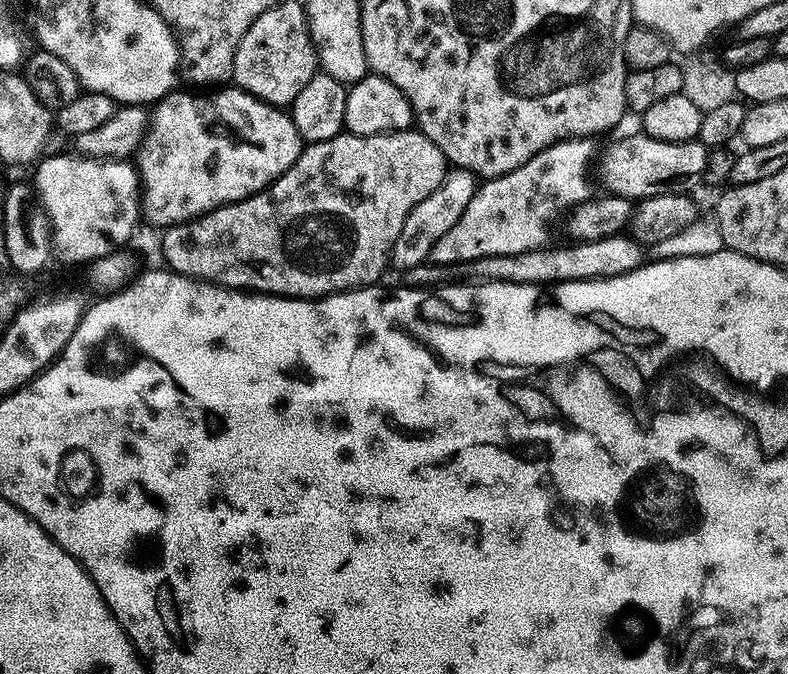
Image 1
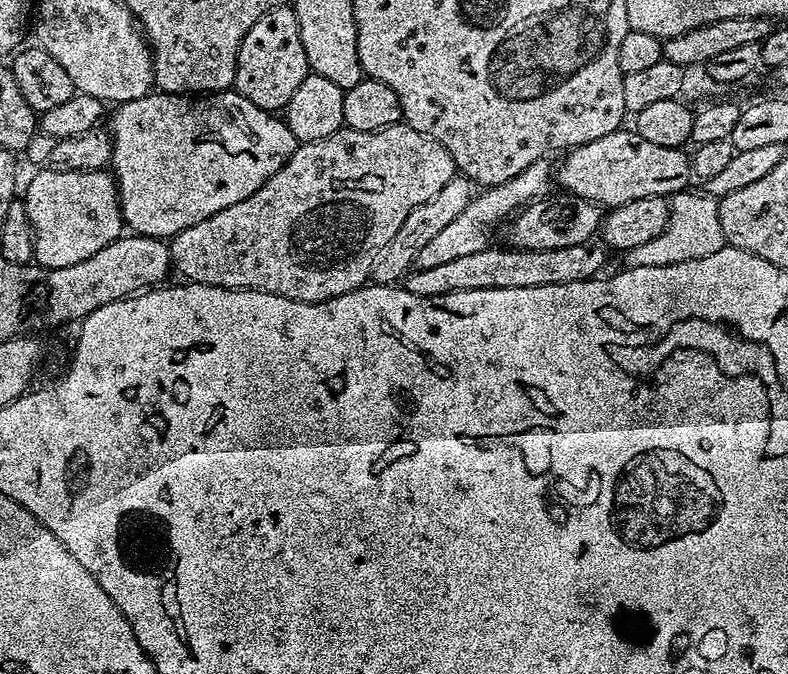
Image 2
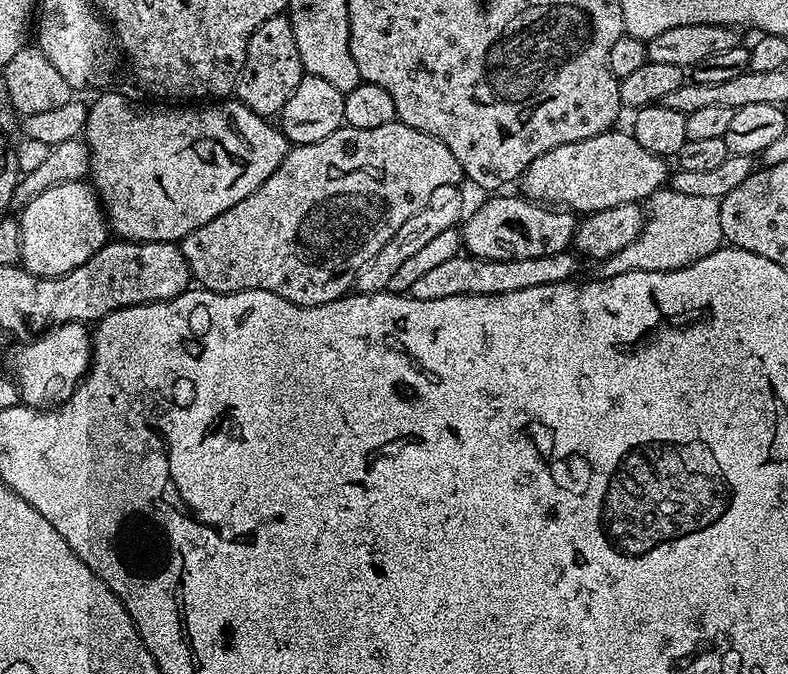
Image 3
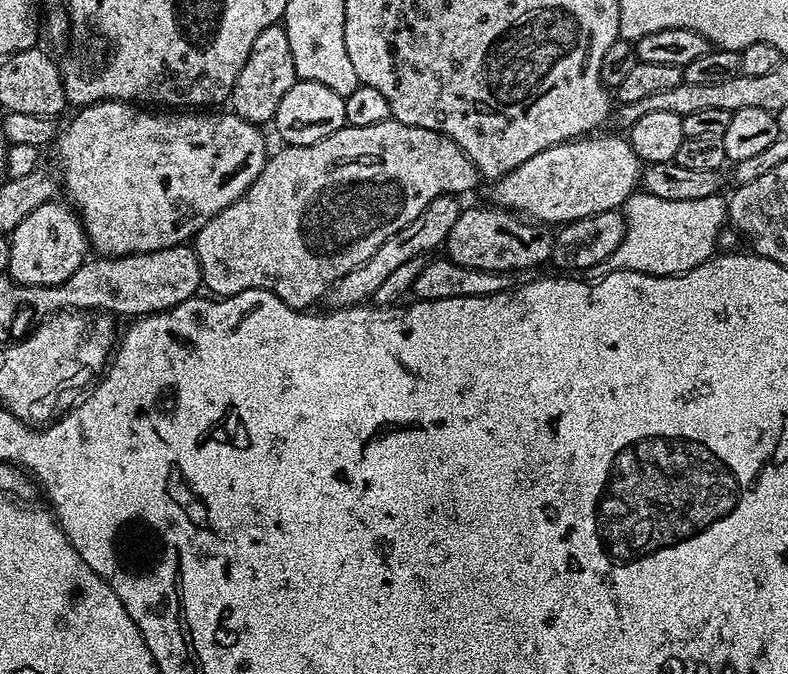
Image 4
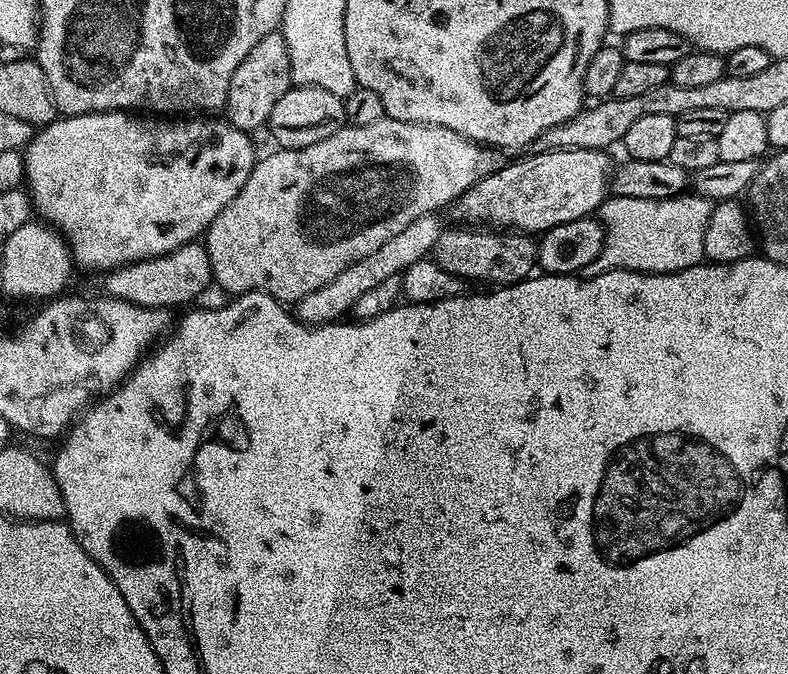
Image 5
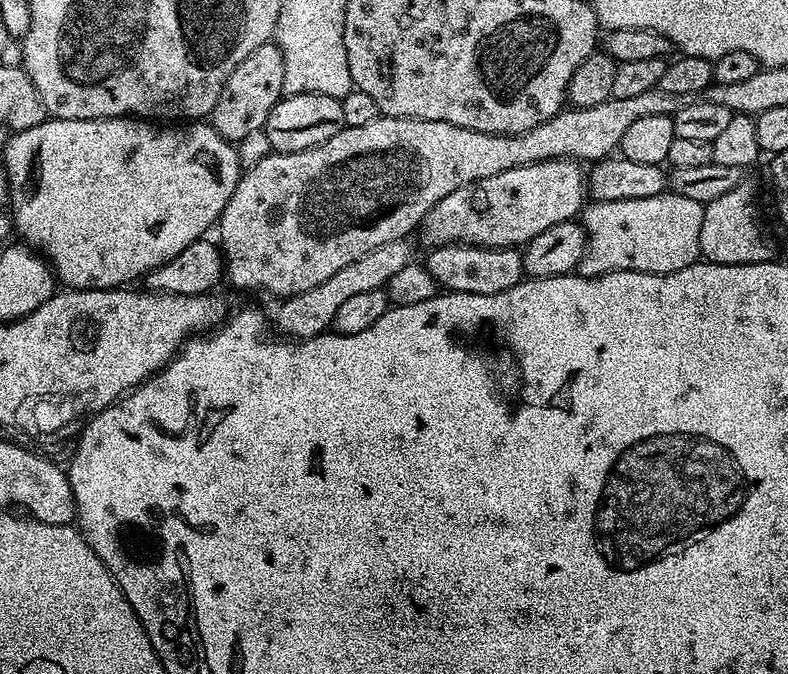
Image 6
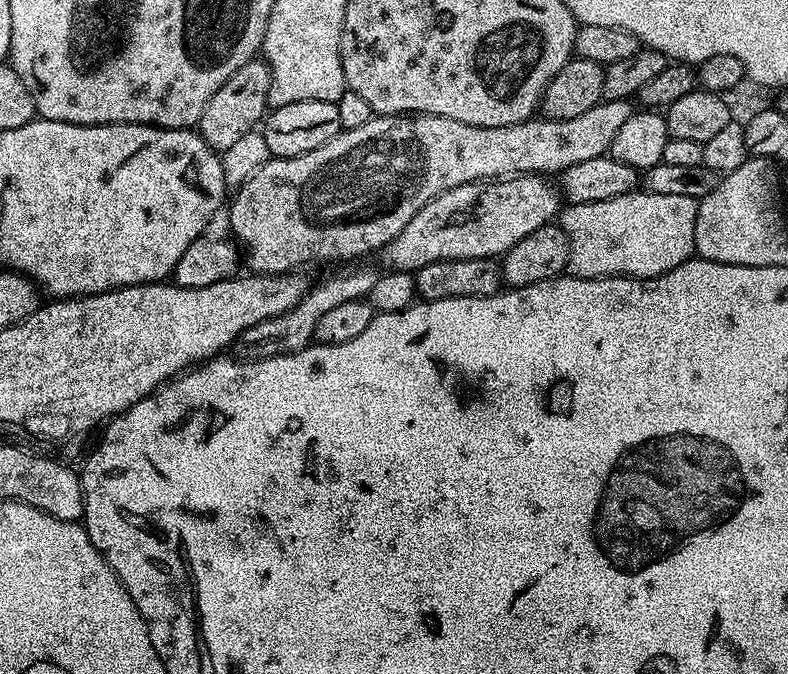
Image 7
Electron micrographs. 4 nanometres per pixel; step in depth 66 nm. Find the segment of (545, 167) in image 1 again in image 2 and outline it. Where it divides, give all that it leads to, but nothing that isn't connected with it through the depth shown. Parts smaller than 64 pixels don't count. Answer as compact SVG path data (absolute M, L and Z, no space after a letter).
M547 159L534 162L522 170L510 182L502 182L493 188L484 188L480 193L473 195L472 201L450 222L450 226L445 226L422 250L418 250L418 258L415 267L422 270L430 270L430 266L442 266L446 262L454 262L457 258L463 258L466 254L475 254L478 250L489 247L494 228L499 229L513 214L520 211L525 204L531 204L533 200L538 200L549 195L548 187L554 184L554 168L548 165Z

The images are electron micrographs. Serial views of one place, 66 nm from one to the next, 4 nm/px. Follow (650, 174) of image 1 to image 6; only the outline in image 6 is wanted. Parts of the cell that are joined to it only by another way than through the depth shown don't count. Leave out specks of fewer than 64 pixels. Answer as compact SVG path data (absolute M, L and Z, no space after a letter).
M543 160L502 170L502 174L494 174L490 178L475 180L473 184L454 190L454 194L446 194L442 202L435 204L420 225L419 235L424 235L428 246L473 244L479 248L519 249L538 238L542 230L550 230L550 226L558 226L558 222L576 220L581 215L586 204L586 172L580 168L583 167L574 160Z

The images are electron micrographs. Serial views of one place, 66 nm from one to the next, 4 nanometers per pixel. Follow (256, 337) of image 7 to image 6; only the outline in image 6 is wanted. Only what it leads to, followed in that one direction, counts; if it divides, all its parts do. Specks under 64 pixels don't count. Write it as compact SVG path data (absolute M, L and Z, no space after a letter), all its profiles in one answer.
M405 238L386 242L386 246L378 246L378 250L370 250L370 254L362 254L362 258L350 262L350 266L342 266L338 274L326 278L326 282L318 282L314 290L302 290L302 294L290 296L279 301L276 308L276 324L285 332L285 337L296 340L309 340L311 336L322 336L331 329L334 314L347 300L365 290L384 288L402 270L402 266L413 263L411 239Z

